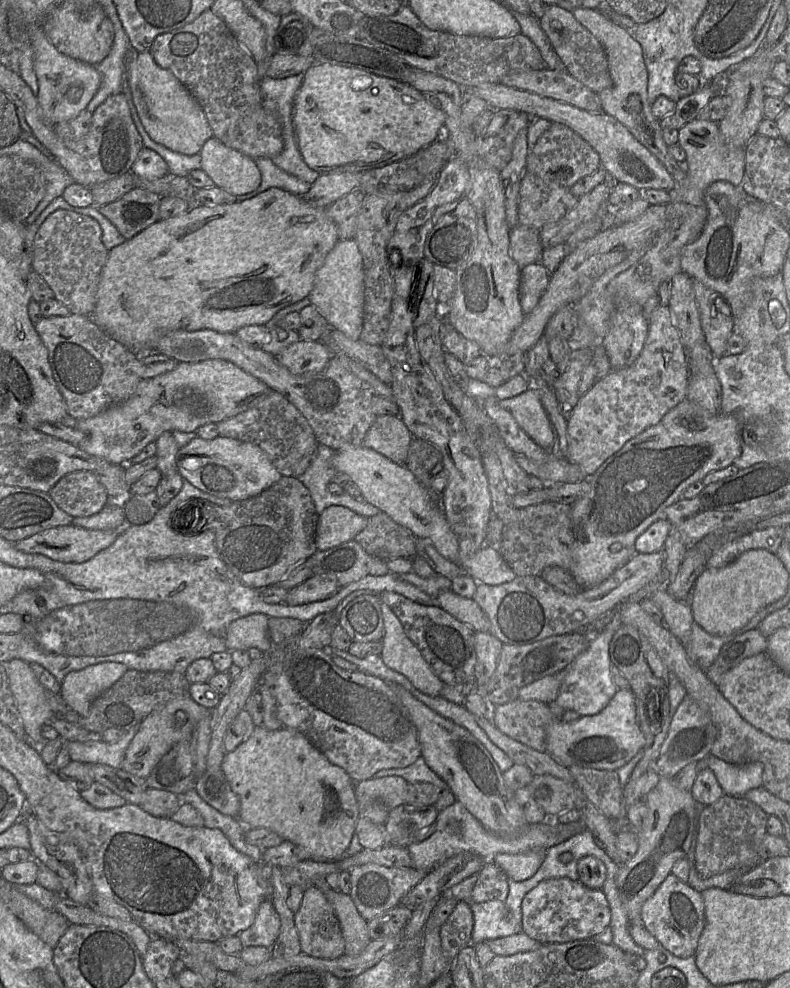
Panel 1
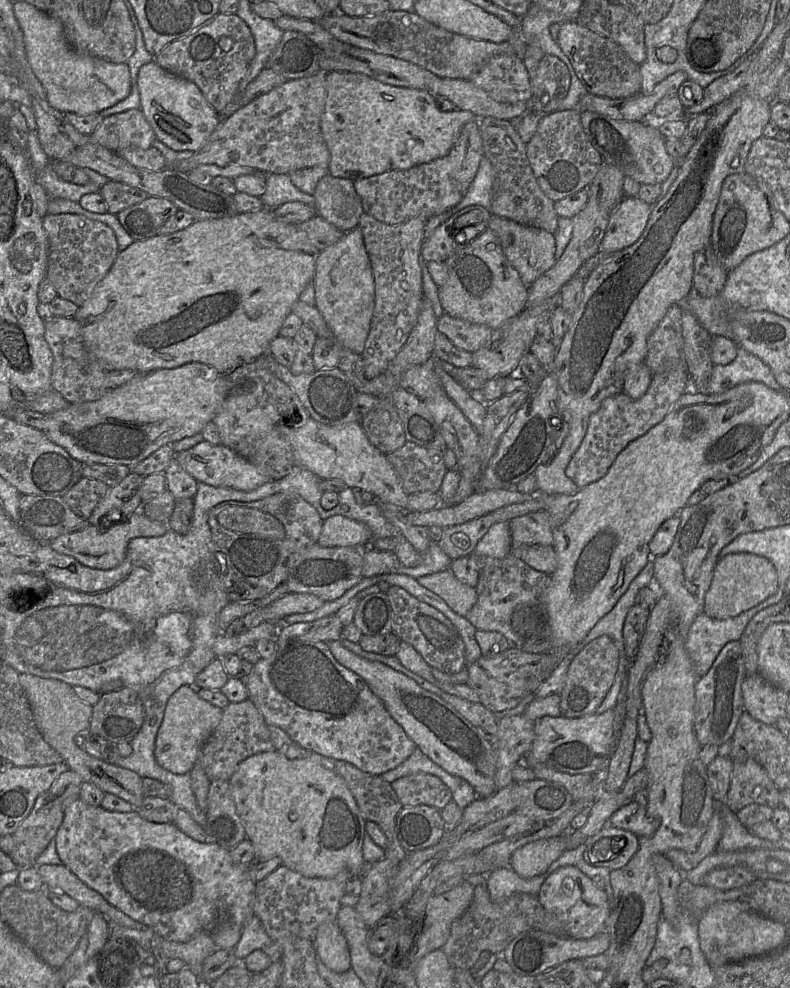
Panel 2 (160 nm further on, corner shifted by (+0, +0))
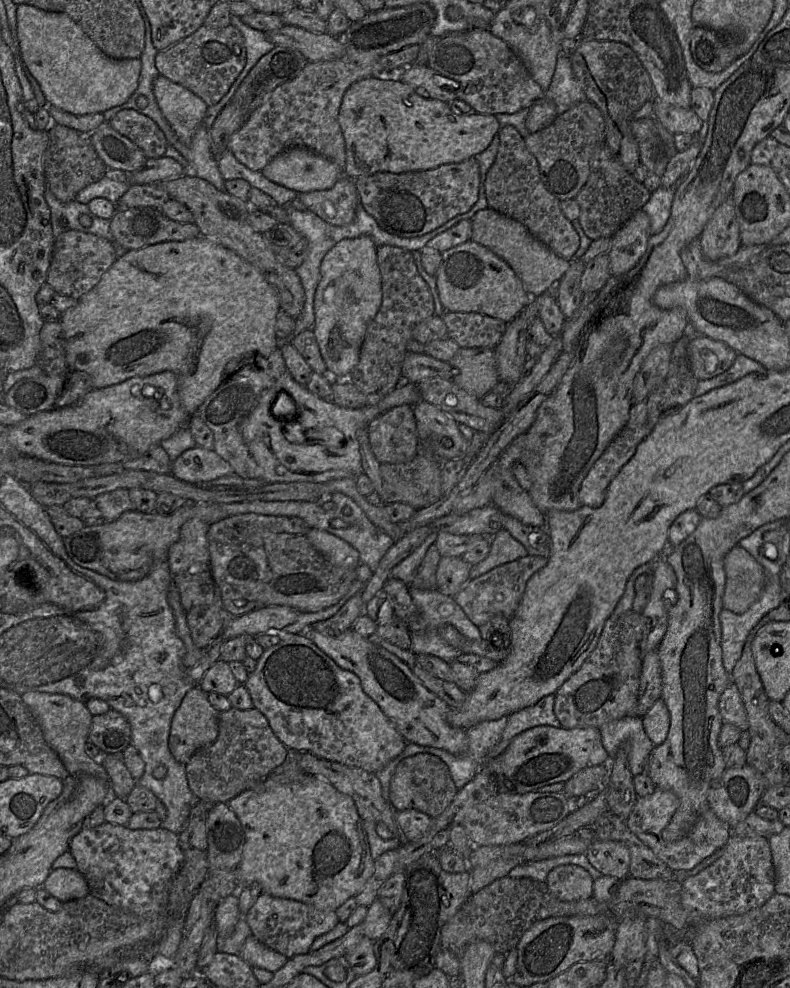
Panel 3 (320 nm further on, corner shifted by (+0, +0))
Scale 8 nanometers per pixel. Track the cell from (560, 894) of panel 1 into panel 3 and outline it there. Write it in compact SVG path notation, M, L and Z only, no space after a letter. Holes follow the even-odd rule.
M576 864L555 867L545 882L550 893L563 901L586 900L593 896L594 879L586 869Z

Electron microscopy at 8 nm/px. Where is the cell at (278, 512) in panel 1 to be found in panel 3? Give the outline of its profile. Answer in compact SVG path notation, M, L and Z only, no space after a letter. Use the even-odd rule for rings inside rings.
M256 513L227 516L208 528L210 564L215 583L220 589L223 607L229 617L238 617L259 606L259 599L270 579L265 549L252 541L250 529L265 528L275 533L306 535L311 529L296 516L274 516Z

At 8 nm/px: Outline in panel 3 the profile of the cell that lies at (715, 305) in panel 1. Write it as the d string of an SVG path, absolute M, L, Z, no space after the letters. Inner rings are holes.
M731 196L715 210L699 239L702 252L710 261L730 257L741 248L740 228Z

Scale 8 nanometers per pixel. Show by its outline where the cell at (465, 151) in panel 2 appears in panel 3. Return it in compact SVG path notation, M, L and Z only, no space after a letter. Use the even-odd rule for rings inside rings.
M476 157L425 171L379 172L355 180L365 211L390 234L402 238L423 236L452 218L468 212L479 196L480 172Z

